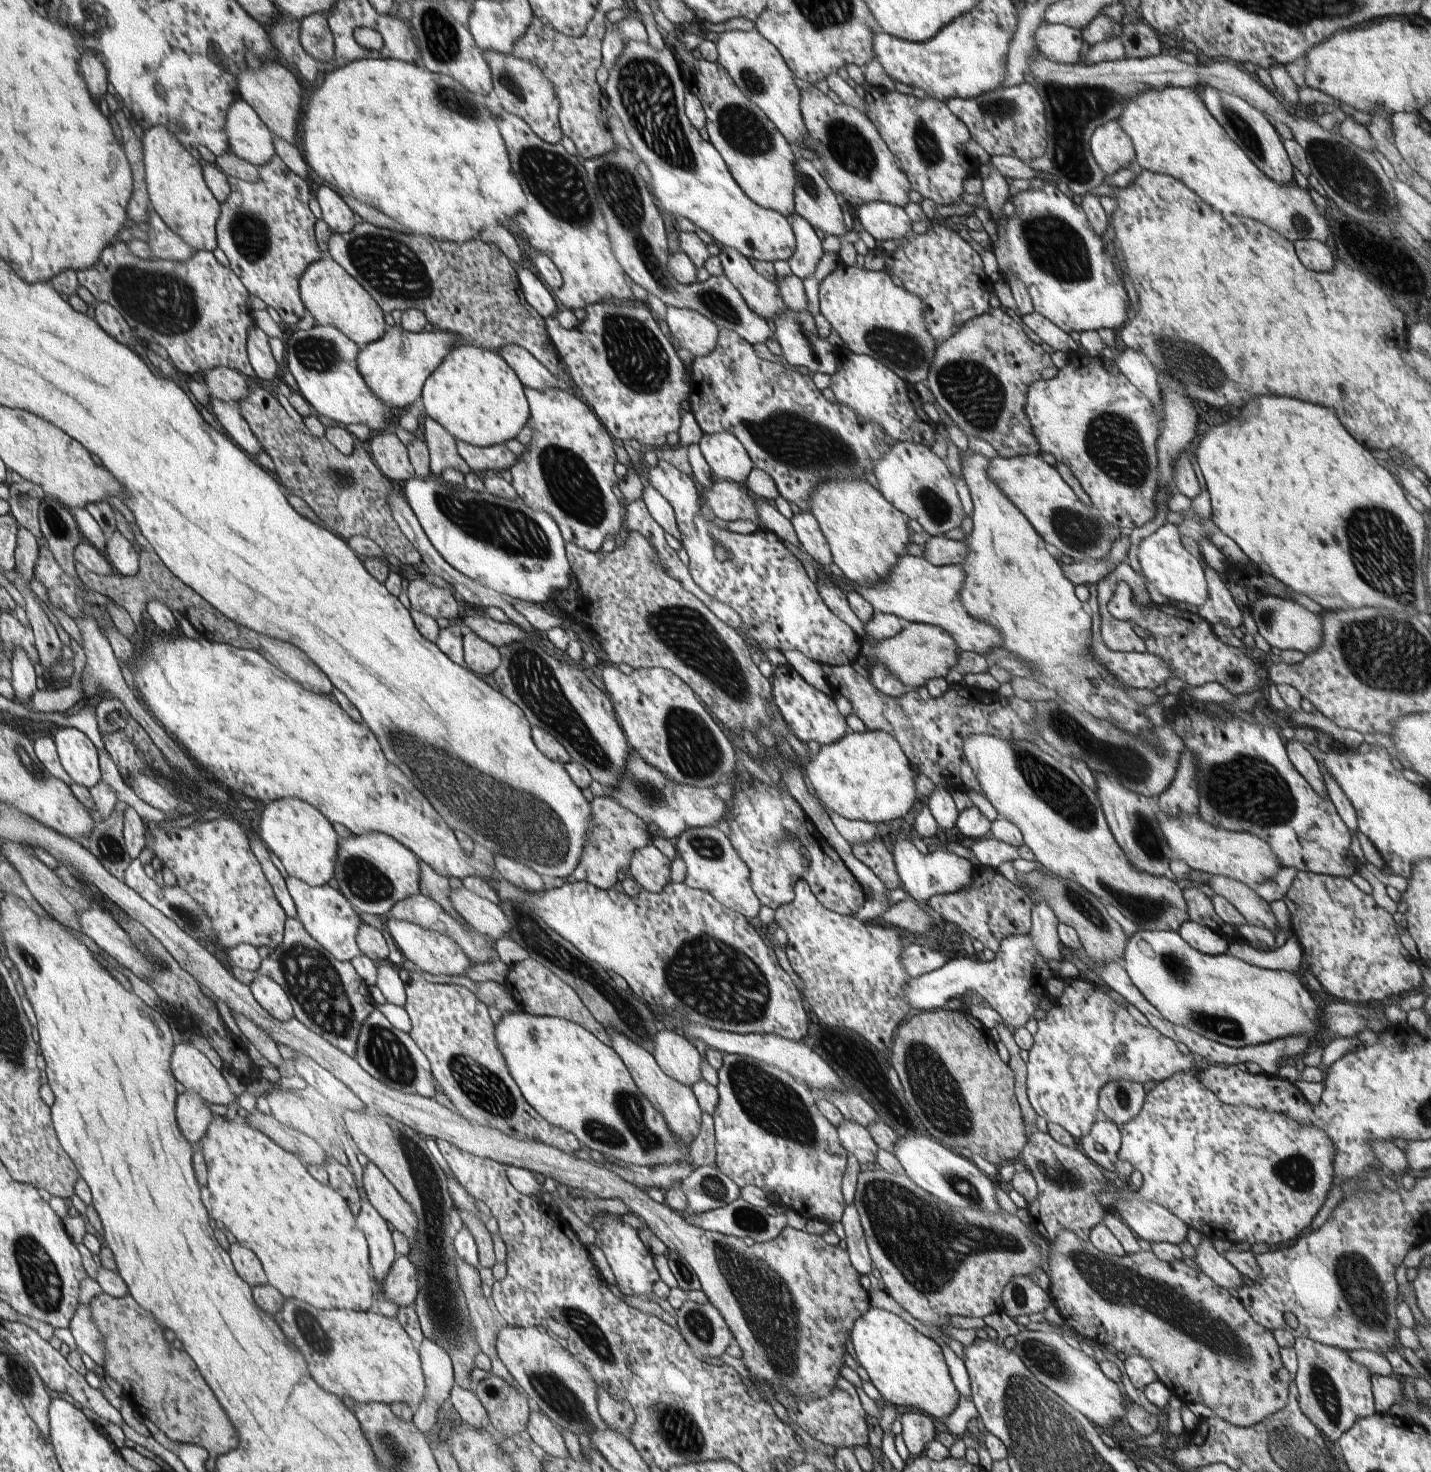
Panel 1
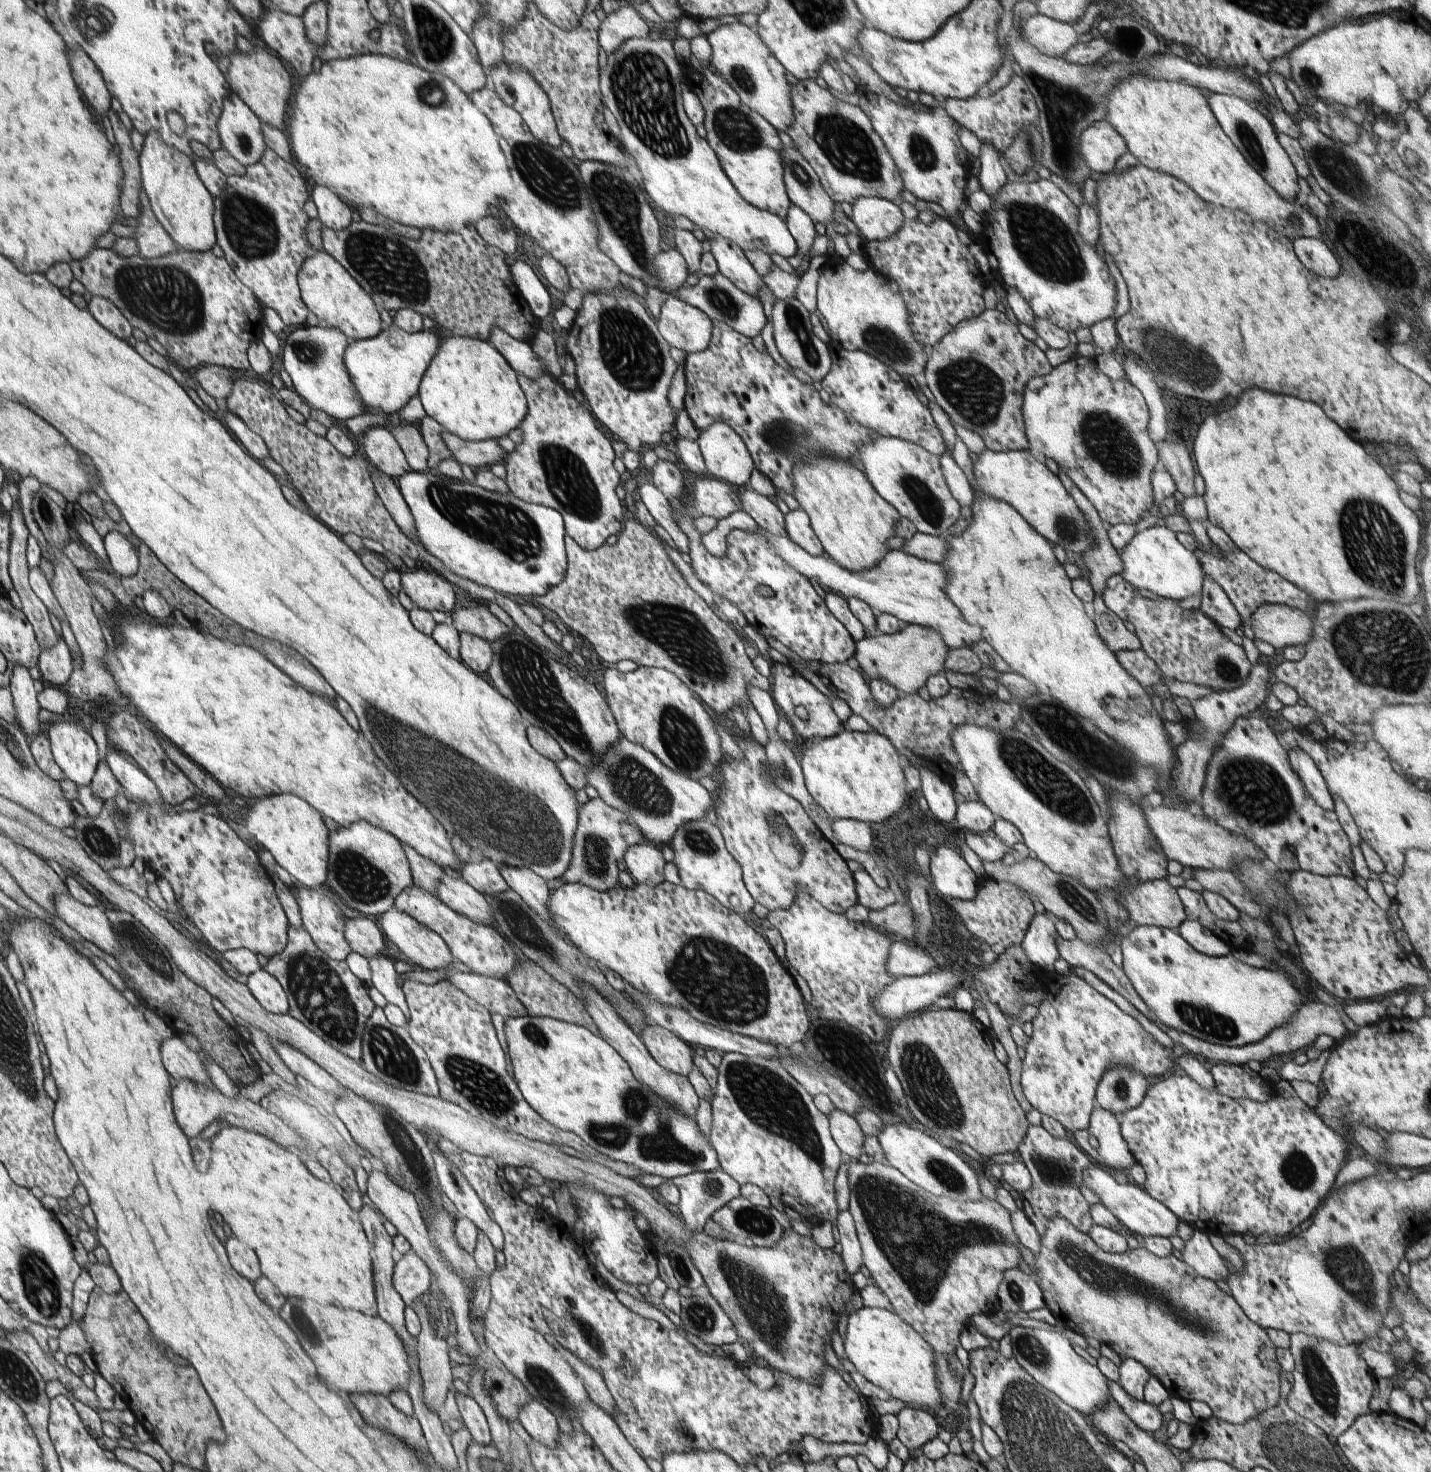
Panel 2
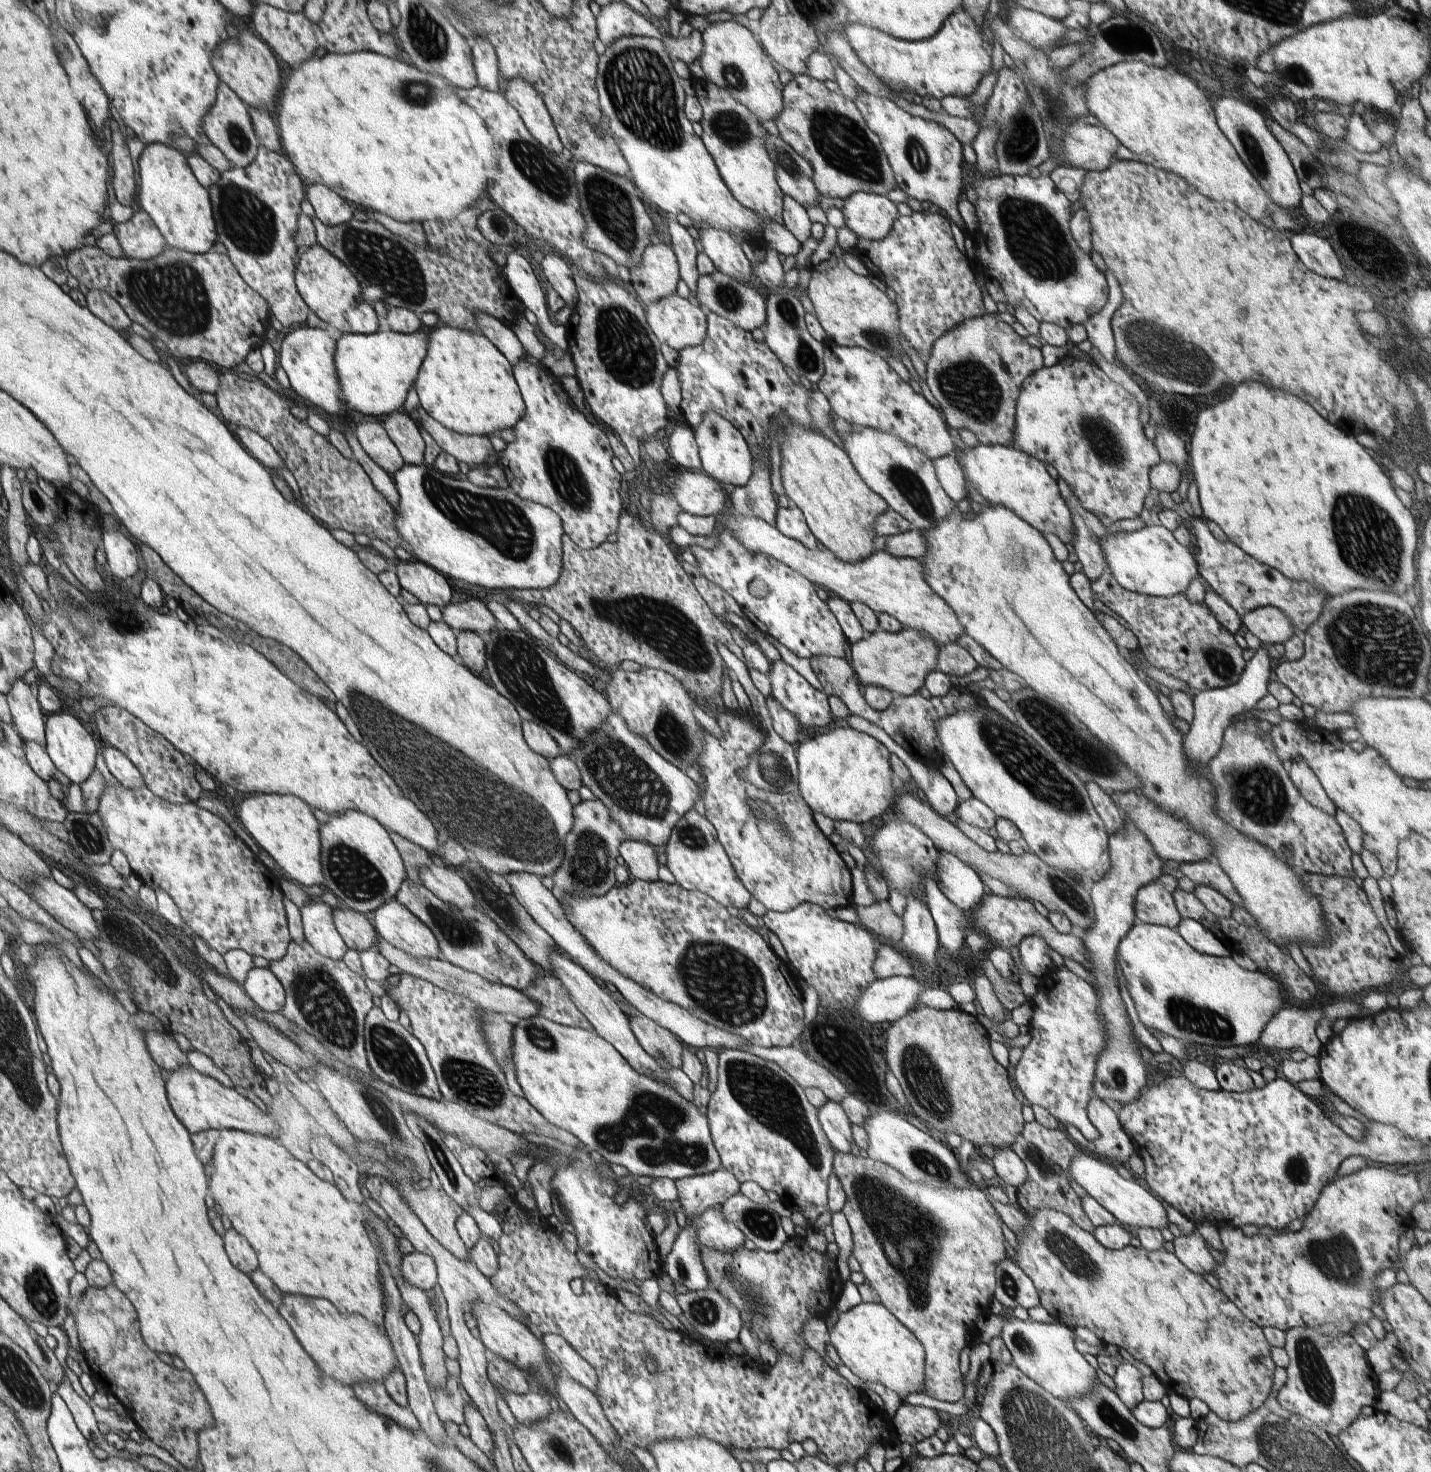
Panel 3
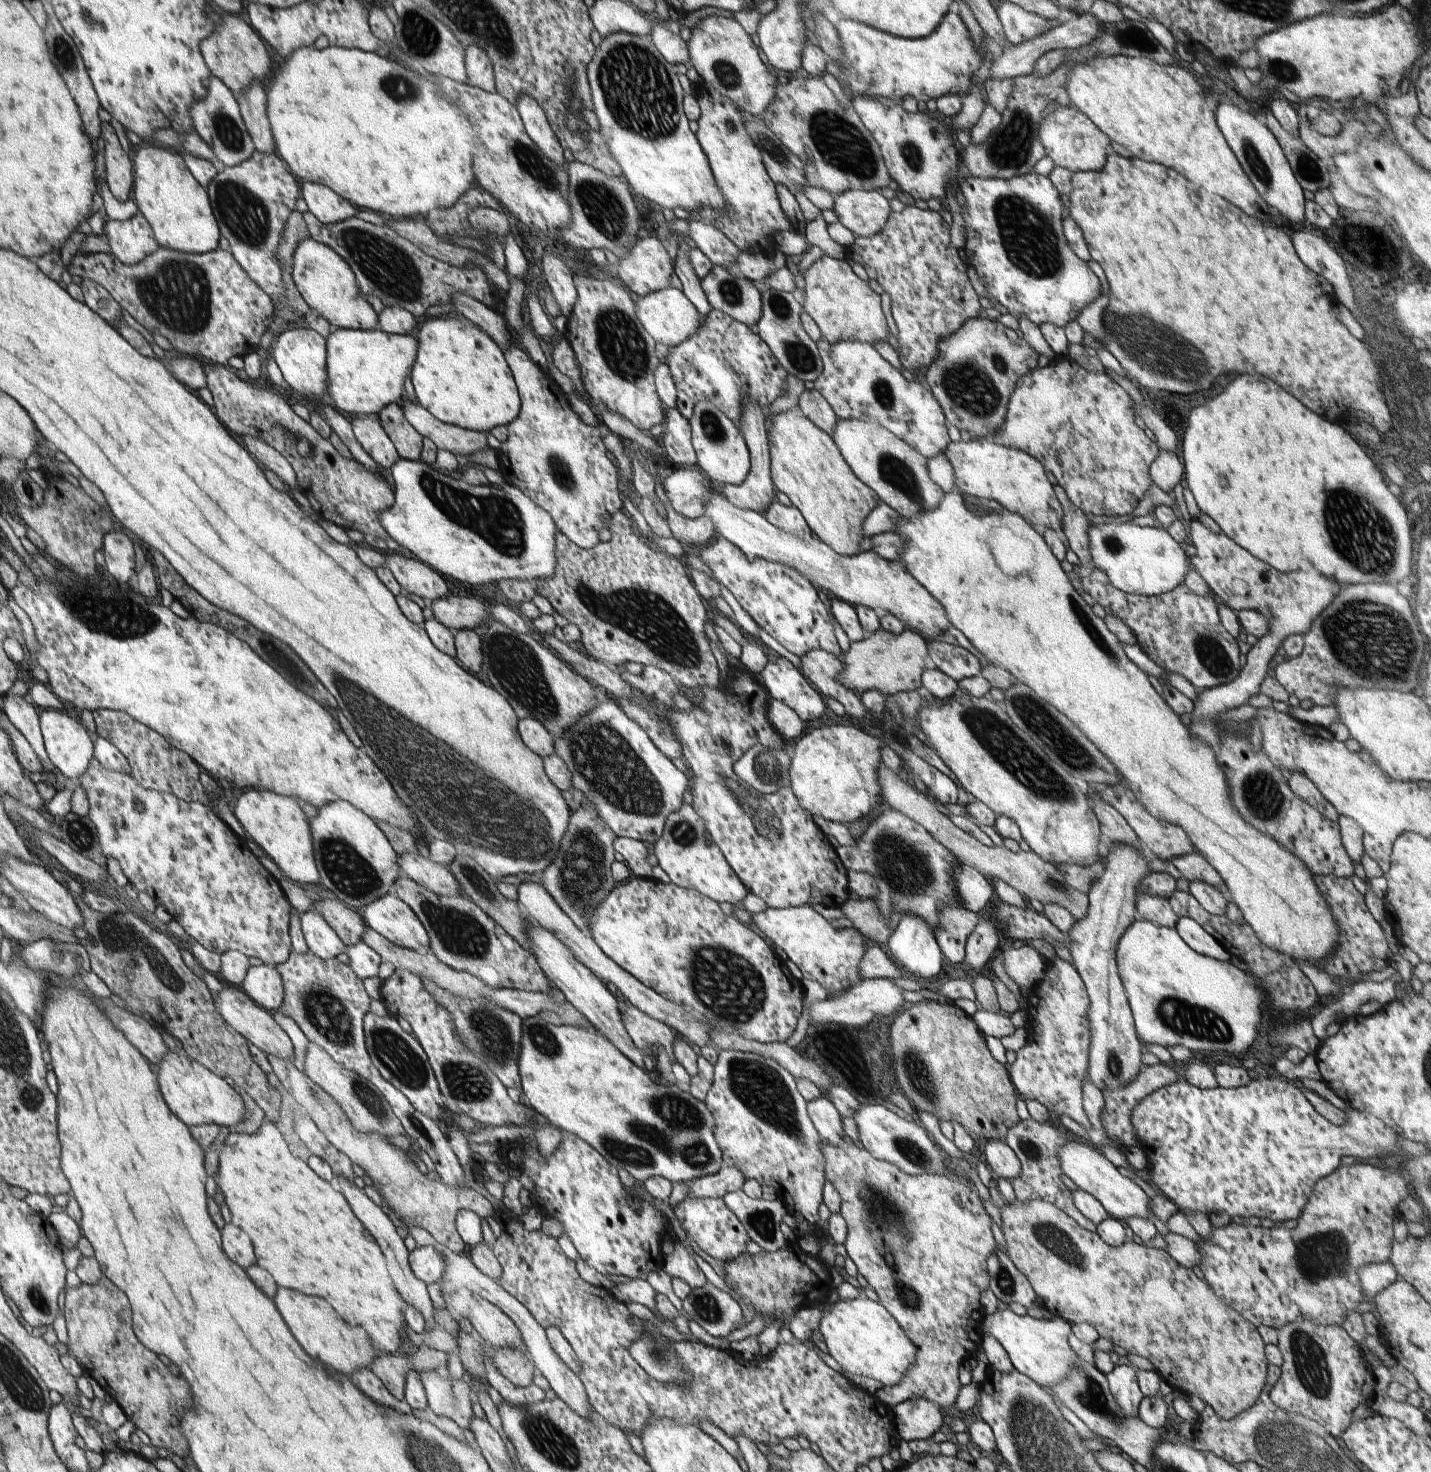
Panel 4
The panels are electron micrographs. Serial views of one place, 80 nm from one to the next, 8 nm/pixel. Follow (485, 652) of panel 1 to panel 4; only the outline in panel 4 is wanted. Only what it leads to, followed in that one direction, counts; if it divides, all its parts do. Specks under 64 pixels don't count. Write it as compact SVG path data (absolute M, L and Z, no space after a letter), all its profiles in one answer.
M461 629L454 633L456 657L464 670L478 674L483 669L483 642L472 629Z

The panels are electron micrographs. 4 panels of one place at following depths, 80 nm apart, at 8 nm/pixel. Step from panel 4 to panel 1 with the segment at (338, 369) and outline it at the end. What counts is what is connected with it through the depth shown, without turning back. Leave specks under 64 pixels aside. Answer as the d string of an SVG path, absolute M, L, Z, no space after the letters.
M396 324L389 328L388 332L377 341L361 347L358 363L359 373L366 379L373 393L388 408L406 408L414 404L414 400L420 401L420 392L428 377L443 364L443 360L455 349L456 333L441 331L413 333Z

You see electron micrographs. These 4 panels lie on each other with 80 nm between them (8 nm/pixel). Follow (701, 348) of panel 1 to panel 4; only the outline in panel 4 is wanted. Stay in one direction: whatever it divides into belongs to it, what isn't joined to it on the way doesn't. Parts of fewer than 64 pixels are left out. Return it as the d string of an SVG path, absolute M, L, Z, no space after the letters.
M662 288L650 292L646 296L639 296L636 302L636 316L644 330L652 336L655 342L670 346L677 346L680 342L686 342L690 336L694 336L701 328L700 313L696 310L695 304L684 295L682 290L676 288Z

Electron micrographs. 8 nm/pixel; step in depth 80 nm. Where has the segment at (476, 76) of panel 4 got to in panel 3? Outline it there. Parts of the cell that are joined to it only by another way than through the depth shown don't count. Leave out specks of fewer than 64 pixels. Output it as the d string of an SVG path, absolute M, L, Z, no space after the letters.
M476 37L471 42L479 86L491 91L499 90L499 58L494 46L484 37Z

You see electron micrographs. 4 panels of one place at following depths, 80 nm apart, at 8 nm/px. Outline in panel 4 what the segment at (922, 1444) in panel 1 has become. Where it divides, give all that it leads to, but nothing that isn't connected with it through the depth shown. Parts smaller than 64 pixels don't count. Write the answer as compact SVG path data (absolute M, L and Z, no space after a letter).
M924 1398L905 1400L893 1410L897 1434L907 1441L930 1439L940 1431L944 1422L944 1411Z

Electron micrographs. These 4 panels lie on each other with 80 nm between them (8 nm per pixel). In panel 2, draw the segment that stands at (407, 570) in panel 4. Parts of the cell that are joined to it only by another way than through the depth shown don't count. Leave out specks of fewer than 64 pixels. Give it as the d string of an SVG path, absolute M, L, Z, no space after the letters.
M412 567L412 570L401 575L401 585L419 609L430 612L440 610L449 615L456 606L452 586L436 571L427 572Z

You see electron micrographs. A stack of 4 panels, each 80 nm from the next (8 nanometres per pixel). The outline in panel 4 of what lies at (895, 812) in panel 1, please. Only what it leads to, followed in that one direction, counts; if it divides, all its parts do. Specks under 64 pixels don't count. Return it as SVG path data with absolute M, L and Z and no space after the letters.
M844 724L822 726L804 734L791 749L792 760L789 766L790 788L800 806L803 806L803 809L812 816L823 816L826 820L841 823L854 822L865 814L870 814L872 808L882 801L879 768L882 762L881 747L883 745L878 737L856 726L844 726Z

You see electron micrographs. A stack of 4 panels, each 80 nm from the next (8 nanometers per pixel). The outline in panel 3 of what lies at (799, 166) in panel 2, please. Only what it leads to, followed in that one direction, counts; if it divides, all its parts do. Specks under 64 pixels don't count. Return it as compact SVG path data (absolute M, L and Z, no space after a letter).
M767 133L765 145L774 161L776 178L785 196L792 197L804 208L819 206L821 192L814 184L812 165L780 137Z

